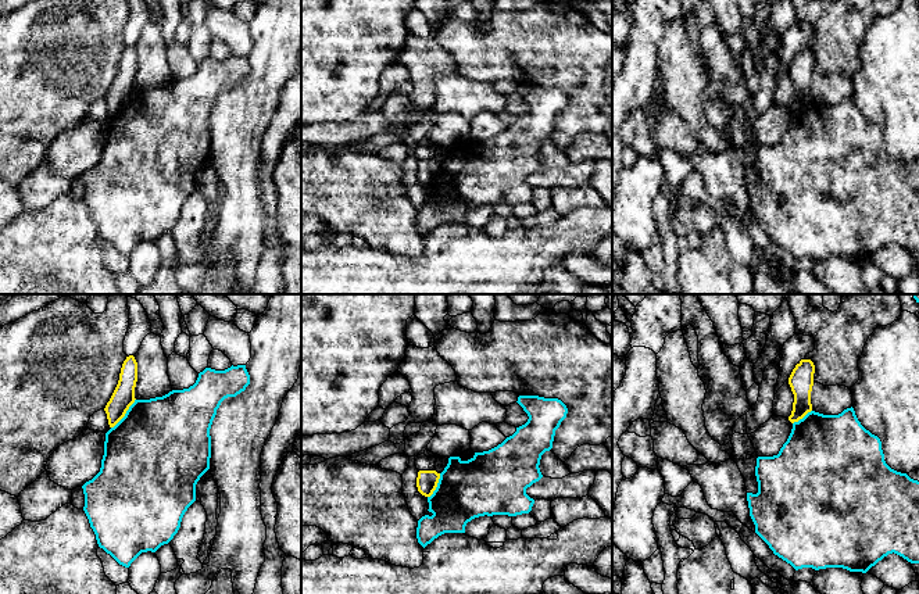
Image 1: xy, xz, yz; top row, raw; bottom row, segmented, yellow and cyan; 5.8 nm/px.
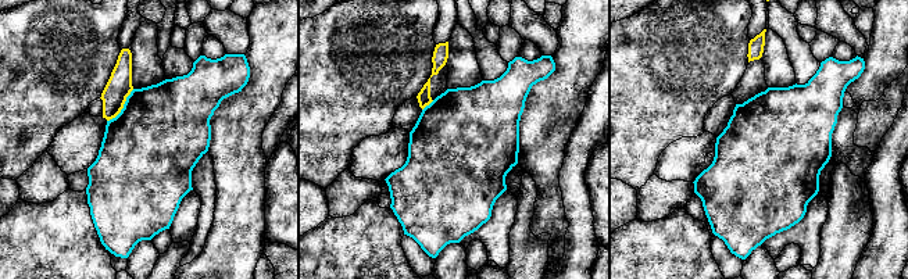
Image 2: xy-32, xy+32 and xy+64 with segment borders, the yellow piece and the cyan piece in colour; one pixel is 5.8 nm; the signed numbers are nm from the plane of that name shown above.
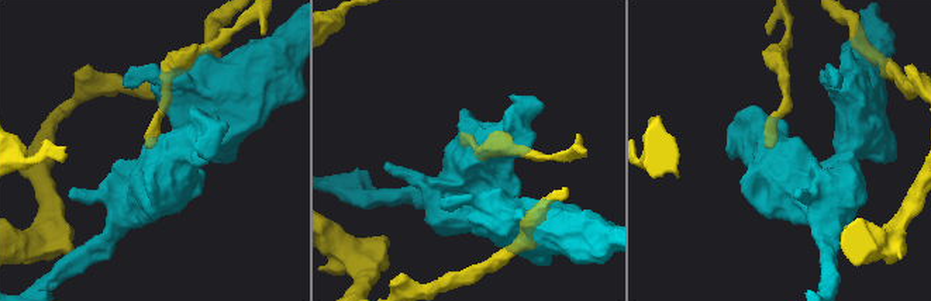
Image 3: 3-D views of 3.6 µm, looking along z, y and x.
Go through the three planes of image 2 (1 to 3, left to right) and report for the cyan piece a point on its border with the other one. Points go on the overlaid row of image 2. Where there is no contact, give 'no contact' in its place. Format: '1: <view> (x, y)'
1: xy-32 (122, 107)
2: xy+32 (428, 104)
3: no contact

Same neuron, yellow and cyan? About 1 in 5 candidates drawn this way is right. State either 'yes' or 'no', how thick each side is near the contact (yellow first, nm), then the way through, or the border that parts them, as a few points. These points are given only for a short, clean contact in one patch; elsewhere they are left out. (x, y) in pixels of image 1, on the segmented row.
no; calibres 130 and 500 nm; border xy (135, 399), (127, 412), (111, 428)

